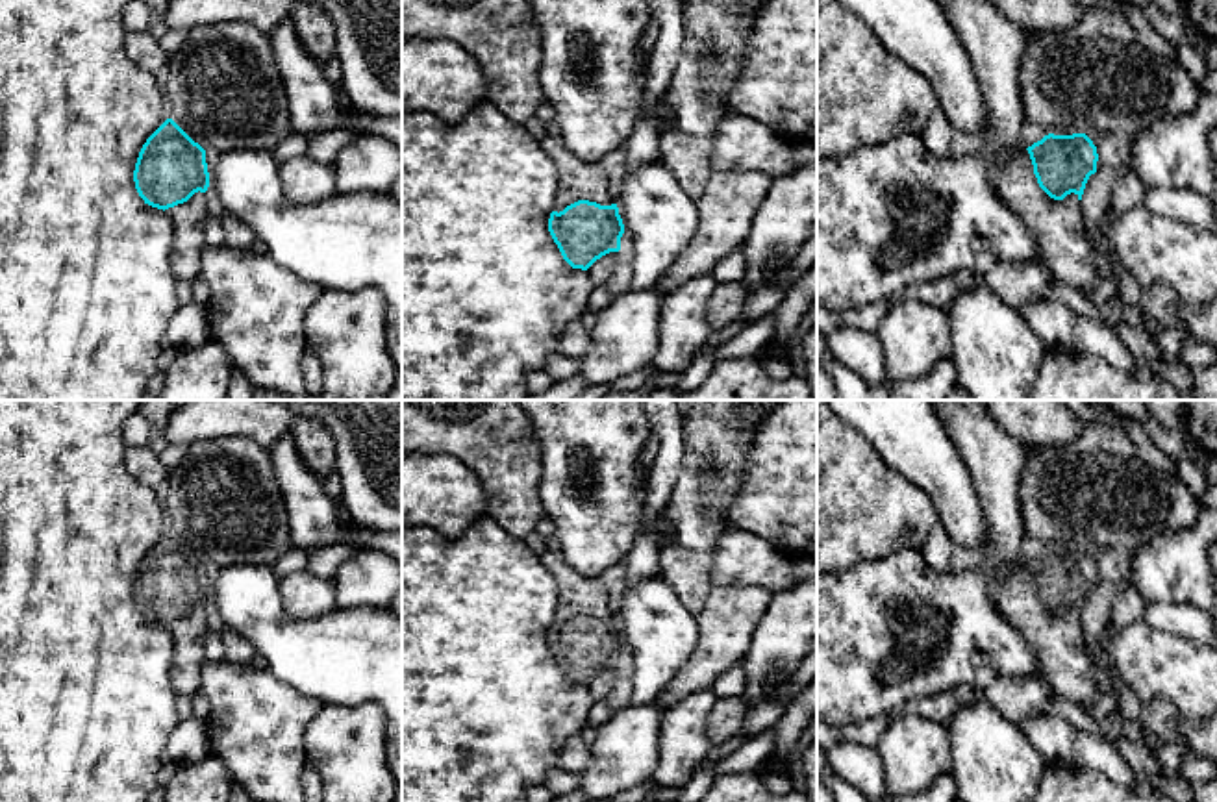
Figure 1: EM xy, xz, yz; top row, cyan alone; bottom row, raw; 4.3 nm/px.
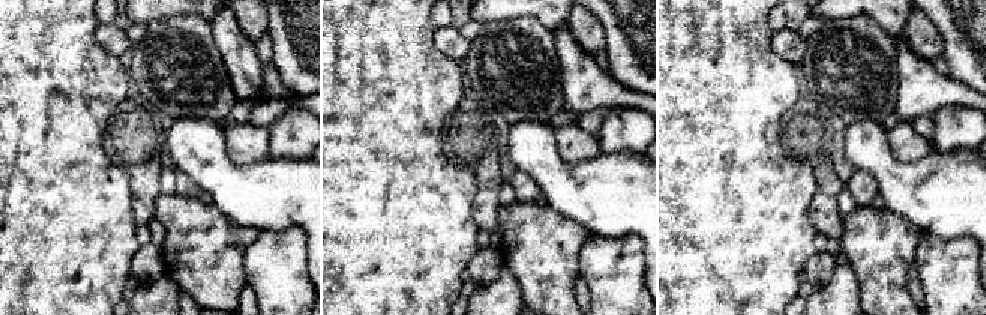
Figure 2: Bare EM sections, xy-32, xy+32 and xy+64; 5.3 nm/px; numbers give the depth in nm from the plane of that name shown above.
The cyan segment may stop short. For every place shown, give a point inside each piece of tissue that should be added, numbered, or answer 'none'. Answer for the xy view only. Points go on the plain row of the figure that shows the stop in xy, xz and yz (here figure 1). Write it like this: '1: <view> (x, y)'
1: xy (189, 634)

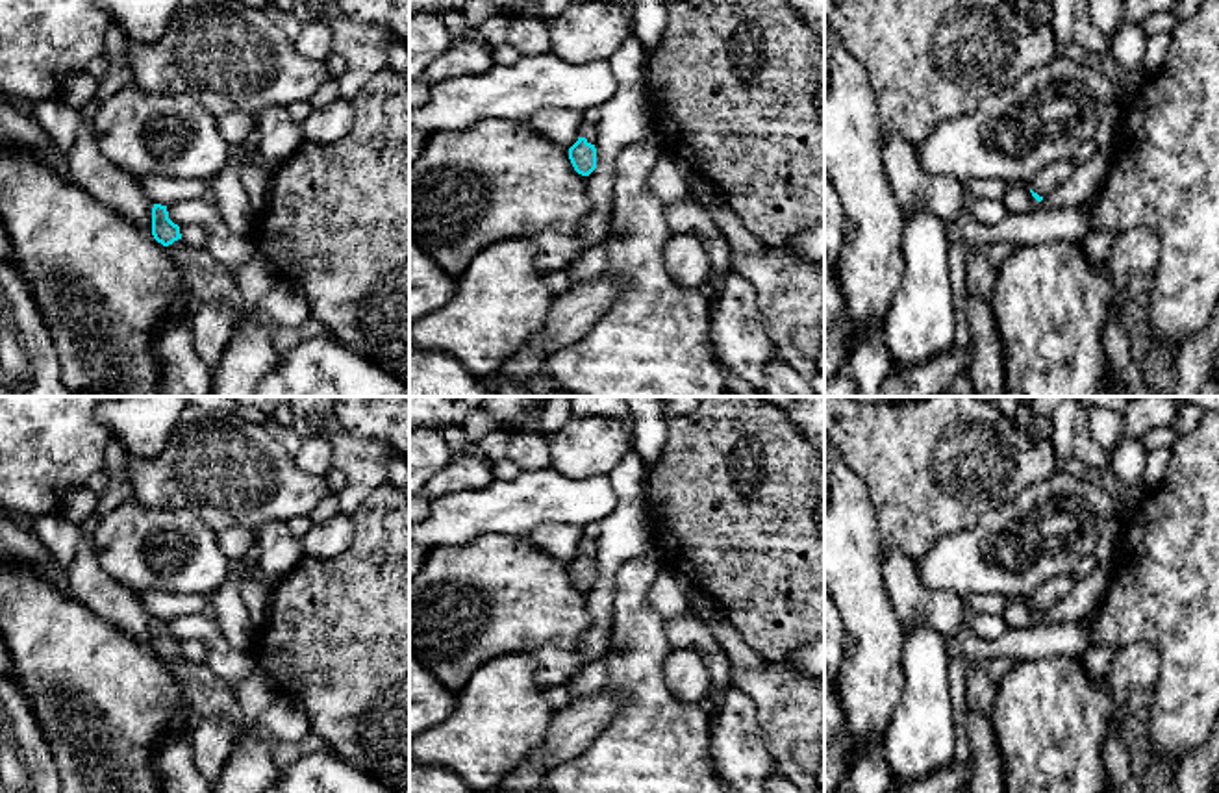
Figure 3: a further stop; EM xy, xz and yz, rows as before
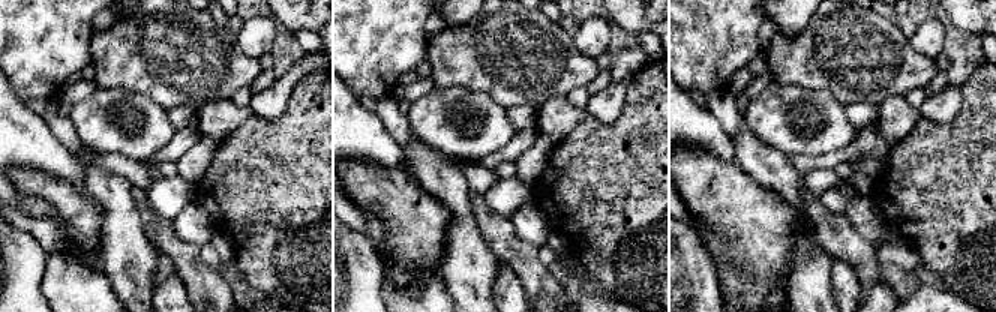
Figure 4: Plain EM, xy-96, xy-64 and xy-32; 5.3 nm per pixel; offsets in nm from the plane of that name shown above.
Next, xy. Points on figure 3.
1: xy (204, 693)

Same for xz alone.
1: xz (586, 545)

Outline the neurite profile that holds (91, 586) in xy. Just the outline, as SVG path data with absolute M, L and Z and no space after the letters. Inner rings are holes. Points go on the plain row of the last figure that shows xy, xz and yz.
M93 535L80 537L72 565L65 569L72 597L98 619L130 634L152 650L154 617L139 595L113 580L98 563Z

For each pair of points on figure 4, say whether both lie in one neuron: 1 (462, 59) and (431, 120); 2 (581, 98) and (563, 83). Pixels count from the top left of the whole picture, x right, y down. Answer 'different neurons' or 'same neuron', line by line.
1: different neurons
2: different neurons

